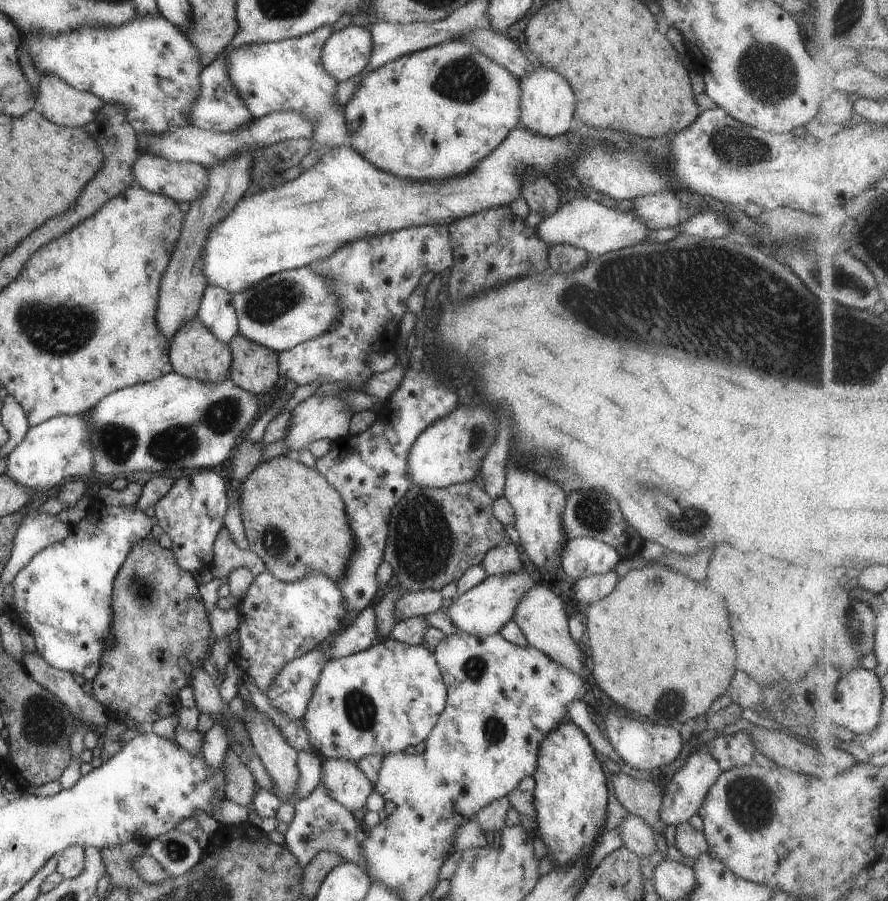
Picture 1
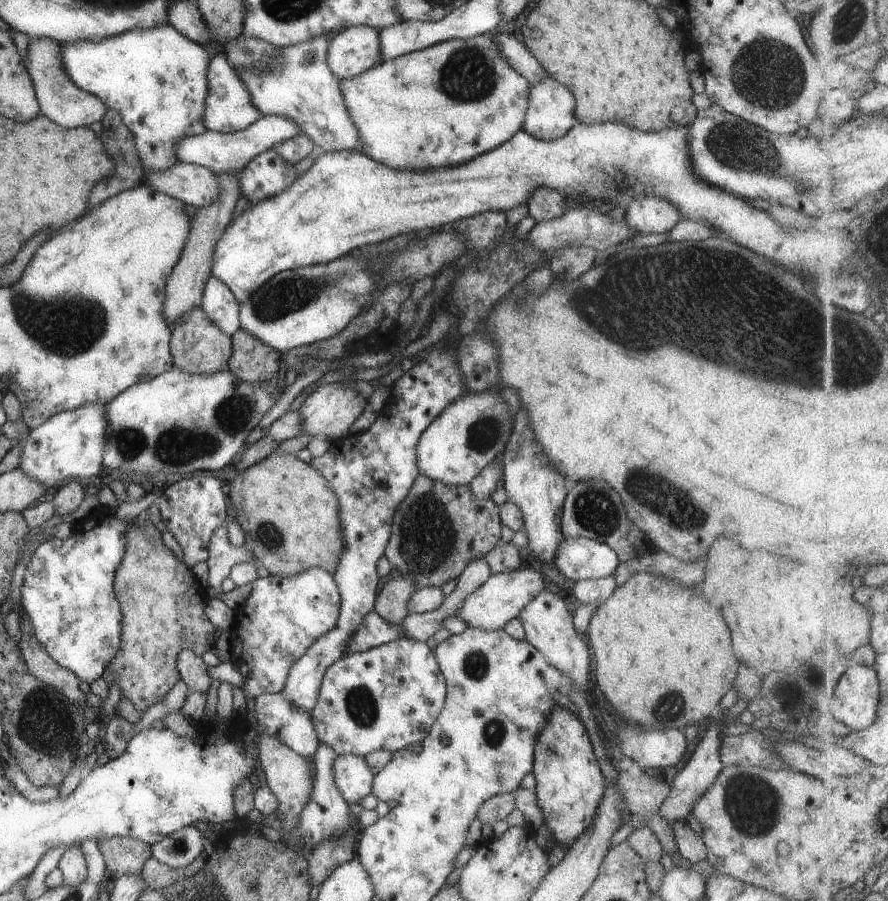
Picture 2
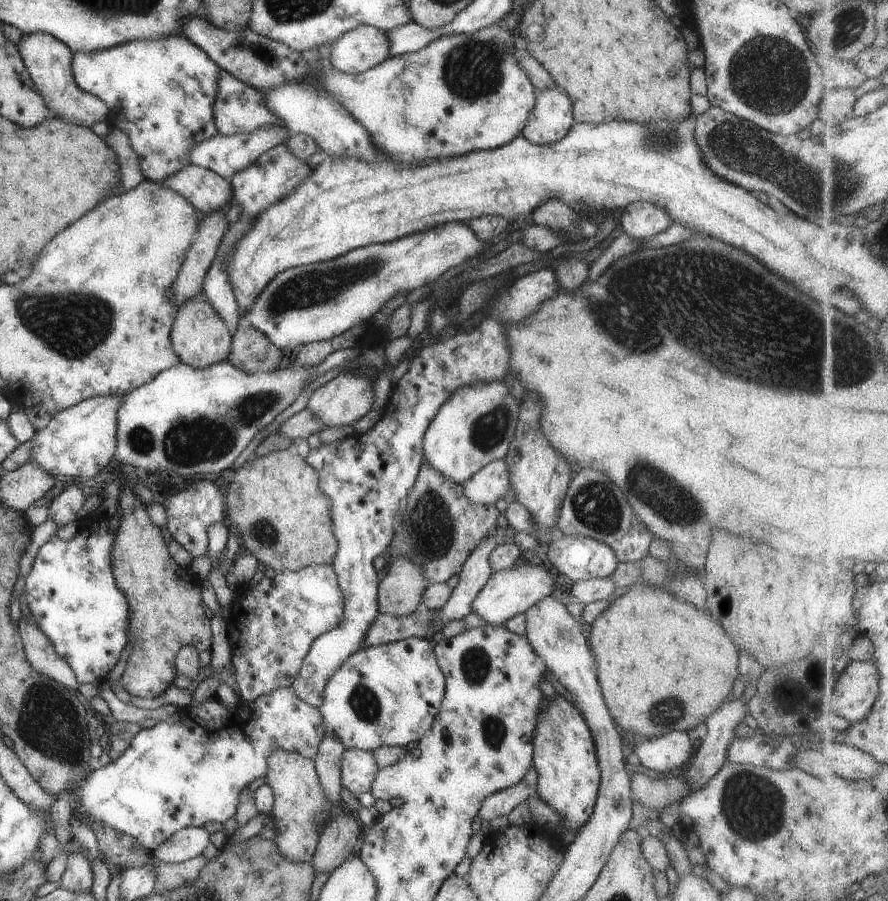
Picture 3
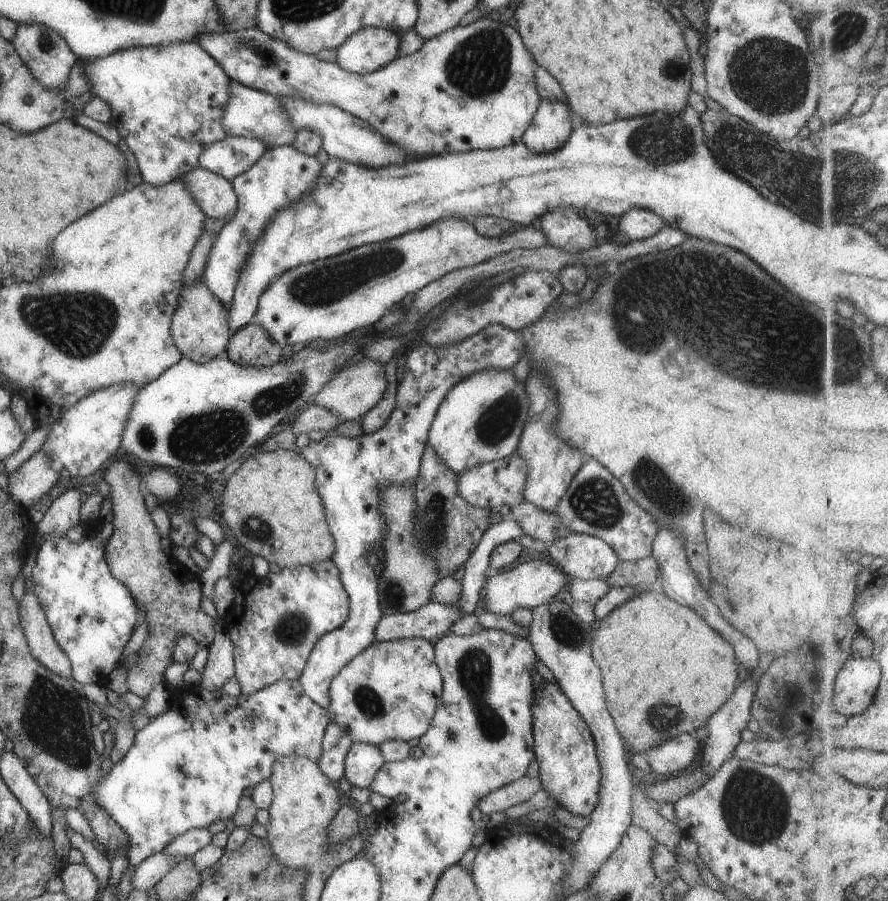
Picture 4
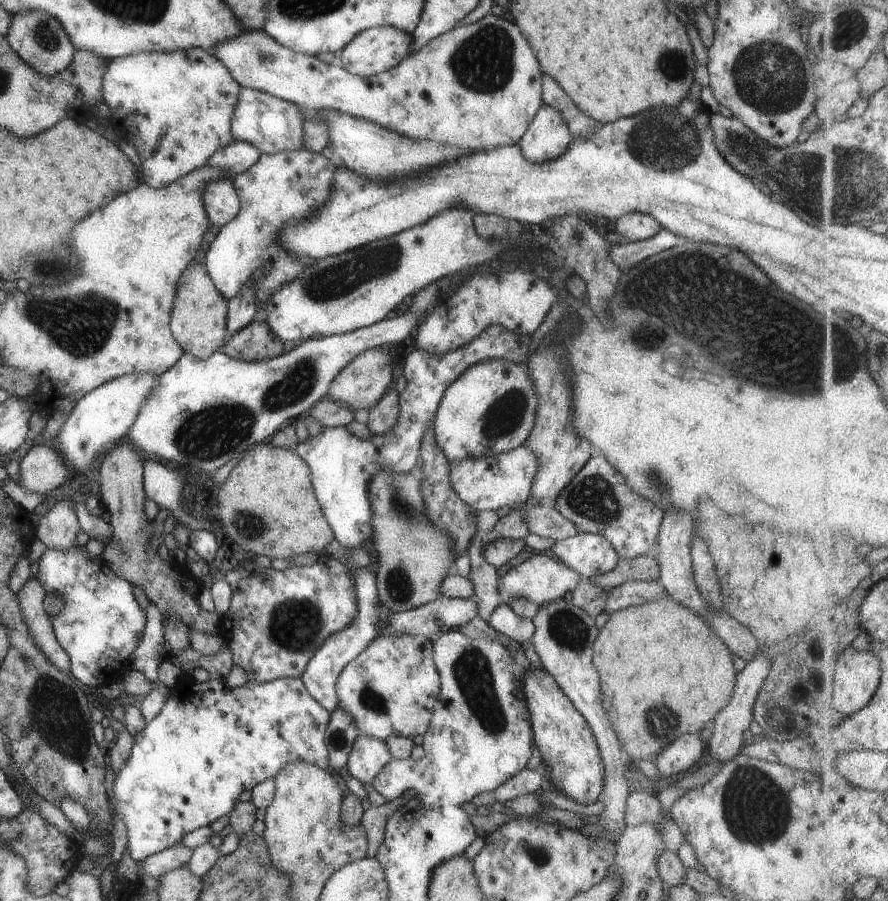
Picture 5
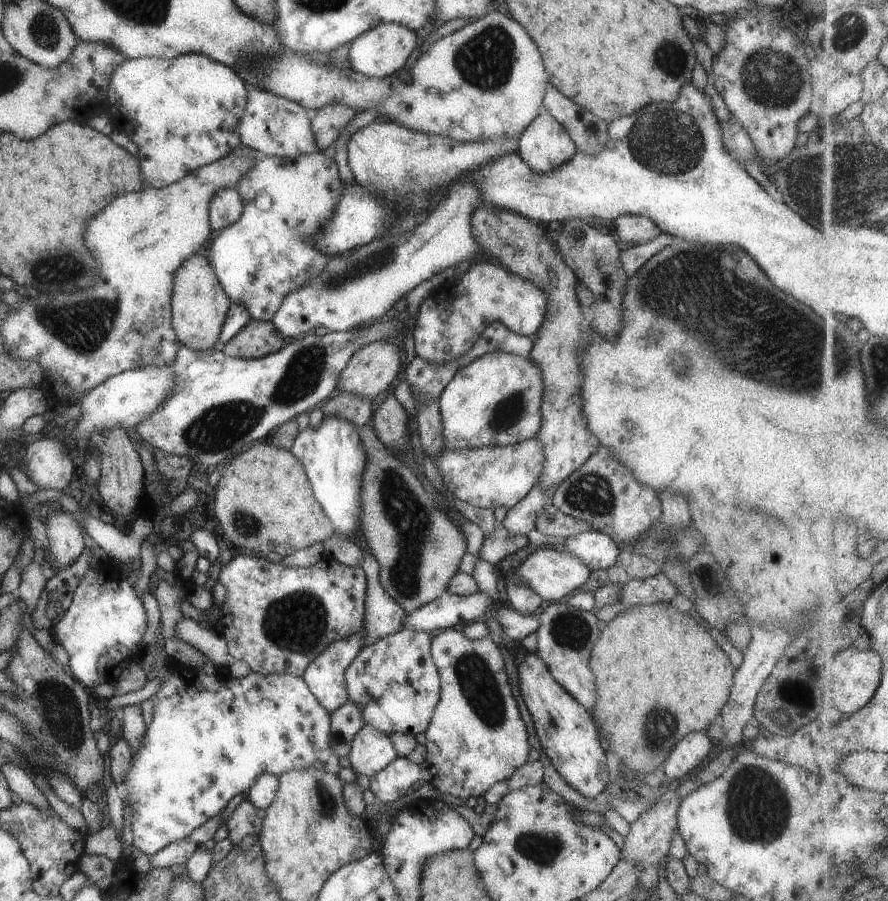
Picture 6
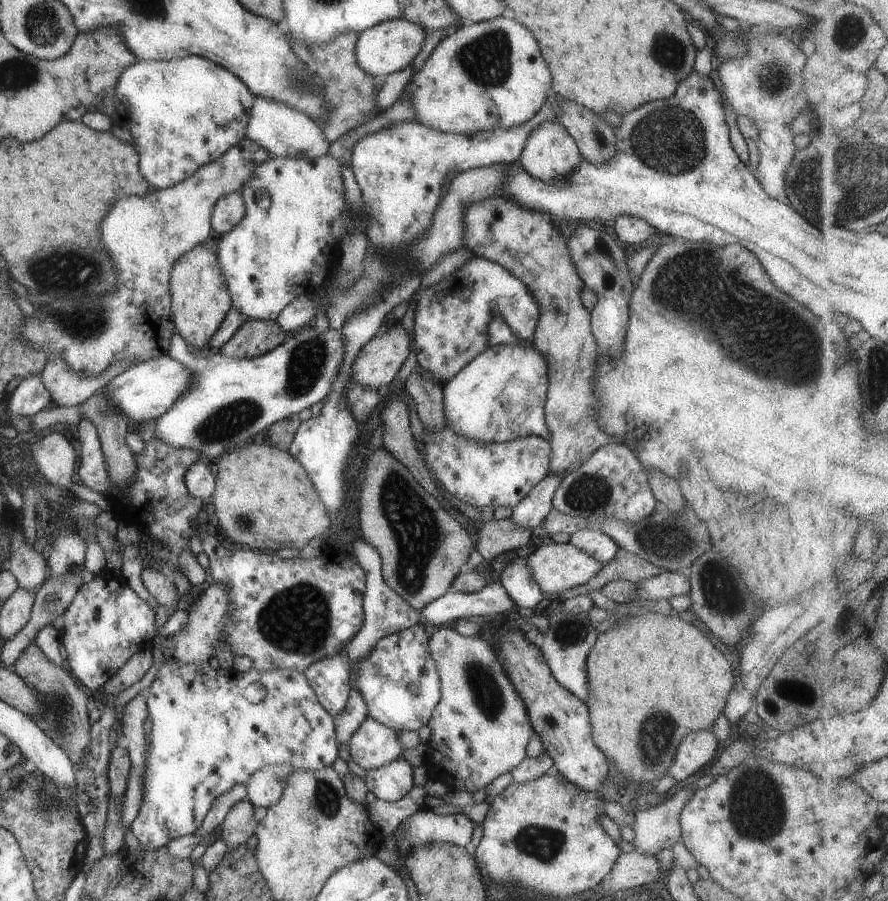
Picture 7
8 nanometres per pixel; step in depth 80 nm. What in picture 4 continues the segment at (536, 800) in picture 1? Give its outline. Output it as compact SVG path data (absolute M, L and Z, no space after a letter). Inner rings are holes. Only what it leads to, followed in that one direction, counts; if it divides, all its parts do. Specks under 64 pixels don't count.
M546 680L534 690L531 716L532 749L543 790L571 814L588 815L598 801L600 785L600 768L588 726L559 686Z

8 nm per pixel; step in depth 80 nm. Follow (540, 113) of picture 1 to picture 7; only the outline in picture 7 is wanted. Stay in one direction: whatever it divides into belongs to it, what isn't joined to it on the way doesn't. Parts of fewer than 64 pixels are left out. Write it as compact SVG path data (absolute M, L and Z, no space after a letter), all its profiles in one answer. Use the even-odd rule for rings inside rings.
M555 120L545 121L533 129L526 138L524 147L517 158L525 173L546 183L567 177L582 159L573 138L569 136L563 125Z

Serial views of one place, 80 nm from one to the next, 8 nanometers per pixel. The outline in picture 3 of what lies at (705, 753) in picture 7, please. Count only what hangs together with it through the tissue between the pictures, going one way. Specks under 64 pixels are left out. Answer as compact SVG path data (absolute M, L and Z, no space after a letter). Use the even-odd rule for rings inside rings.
M683 731L668 732L660 737L635 741L633 751L645 768L663 772L679 768L691 756L692 741Z

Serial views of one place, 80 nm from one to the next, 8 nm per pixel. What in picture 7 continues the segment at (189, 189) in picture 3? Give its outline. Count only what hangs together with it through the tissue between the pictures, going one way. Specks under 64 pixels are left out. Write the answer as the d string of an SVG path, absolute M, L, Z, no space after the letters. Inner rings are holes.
M239 192L221 195L211 211L211 228L217 234L225 234L243 218L244 214L244 202Z

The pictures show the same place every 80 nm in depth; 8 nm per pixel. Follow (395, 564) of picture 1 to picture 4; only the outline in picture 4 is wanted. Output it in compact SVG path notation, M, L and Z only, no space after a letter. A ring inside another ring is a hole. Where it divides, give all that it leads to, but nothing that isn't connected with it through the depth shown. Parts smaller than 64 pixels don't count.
M426 444L420 458L418 474L413 483L412 535L420 551L429 555L436 562L436 573L441 579L454 572L459 565L464 564L485 529L491 525L488 519L490 511L467 504L457 494L456 482L456 474L447 469L434 450Z

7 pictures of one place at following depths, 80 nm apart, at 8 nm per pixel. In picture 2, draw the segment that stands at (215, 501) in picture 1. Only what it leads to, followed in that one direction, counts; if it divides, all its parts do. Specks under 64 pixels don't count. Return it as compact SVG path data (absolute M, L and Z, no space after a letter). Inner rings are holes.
M193 476L193 478L169 483L160 492L155 503L158 505L160 517L165 528L171 532L183 552L183 564L192 567L208 557L208 540L217 526L223 524L227 516L227 498L221 492L219 480L211 476Z

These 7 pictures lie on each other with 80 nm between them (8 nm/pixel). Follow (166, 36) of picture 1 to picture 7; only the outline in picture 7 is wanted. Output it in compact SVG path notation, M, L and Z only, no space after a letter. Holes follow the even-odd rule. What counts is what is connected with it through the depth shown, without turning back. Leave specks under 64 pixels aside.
M189 55L168 61L135 61L120 74L112 97L117 106L117 118L111 116L111 120L129 130L138 154L139 174L153 188L164 189L189 178L200 166L216 159L242 139L254 96L240 78L222 66Z

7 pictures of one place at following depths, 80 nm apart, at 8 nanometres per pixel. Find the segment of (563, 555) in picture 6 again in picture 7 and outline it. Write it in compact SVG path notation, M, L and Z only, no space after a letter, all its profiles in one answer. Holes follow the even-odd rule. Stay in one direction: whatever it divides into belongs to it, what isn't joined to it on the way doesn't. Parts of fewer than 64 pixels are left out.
M553 540L550 544L543 543L543 546L537 547L536 550L526 558L526 561L528 562L528 567L535 582L539 585L545 597L551 599L563 590L567 590L567 588L586 583L587 580L593 578L603 566L596 558L593 558L593 555L579 550L571 543L556 543Z

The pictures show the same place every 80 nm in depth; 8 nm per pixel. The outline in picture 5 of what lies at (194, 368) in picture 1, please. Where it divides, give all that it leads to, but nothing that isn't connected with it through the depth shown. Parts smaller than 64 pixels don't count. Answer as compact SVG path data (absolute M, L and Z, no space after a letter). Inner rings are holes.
M193 260L187 265L177 279L169 330L183 353L204 359L219 350L227 340L224 332L228 301L213 286L205 265L196 262Z

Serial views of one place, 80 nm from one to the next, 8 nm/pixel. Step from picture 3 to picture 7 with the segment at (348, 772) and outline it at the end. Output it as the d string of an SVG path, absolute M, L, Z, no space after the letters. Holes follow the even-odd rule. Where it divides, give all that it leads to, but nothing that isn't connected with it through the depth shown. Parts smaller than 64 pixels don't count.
M369 715L353 731L346 745L353 762L365 770L387 764L402 752L397 732Z

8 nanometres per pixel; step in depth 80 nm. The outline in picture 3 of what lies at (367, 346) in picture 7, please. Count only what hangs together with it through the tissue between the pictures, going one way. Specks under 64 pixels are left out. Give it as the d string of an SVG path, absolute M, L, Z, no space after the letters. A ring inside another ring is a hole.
M341 372L327 383L320 385L310 393L306 407L324 422L325 427L349 426L357 422L370 408L373 402L372 382L375 380L354 372Z

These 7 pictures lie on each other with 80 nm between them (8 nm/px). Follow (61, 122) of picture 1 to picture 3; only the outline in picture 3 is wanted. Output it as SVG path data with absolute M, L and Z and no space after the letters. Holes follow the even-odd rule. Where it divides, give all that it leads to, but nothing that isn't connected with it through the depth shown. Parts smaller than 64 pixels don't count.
M37 31L22 33L17 48L34 87L53 116L84 126L107 120L109 109L106 104L96 96L83 92L75 84L70 67L72 50L66 44L54 39L50 34Z

